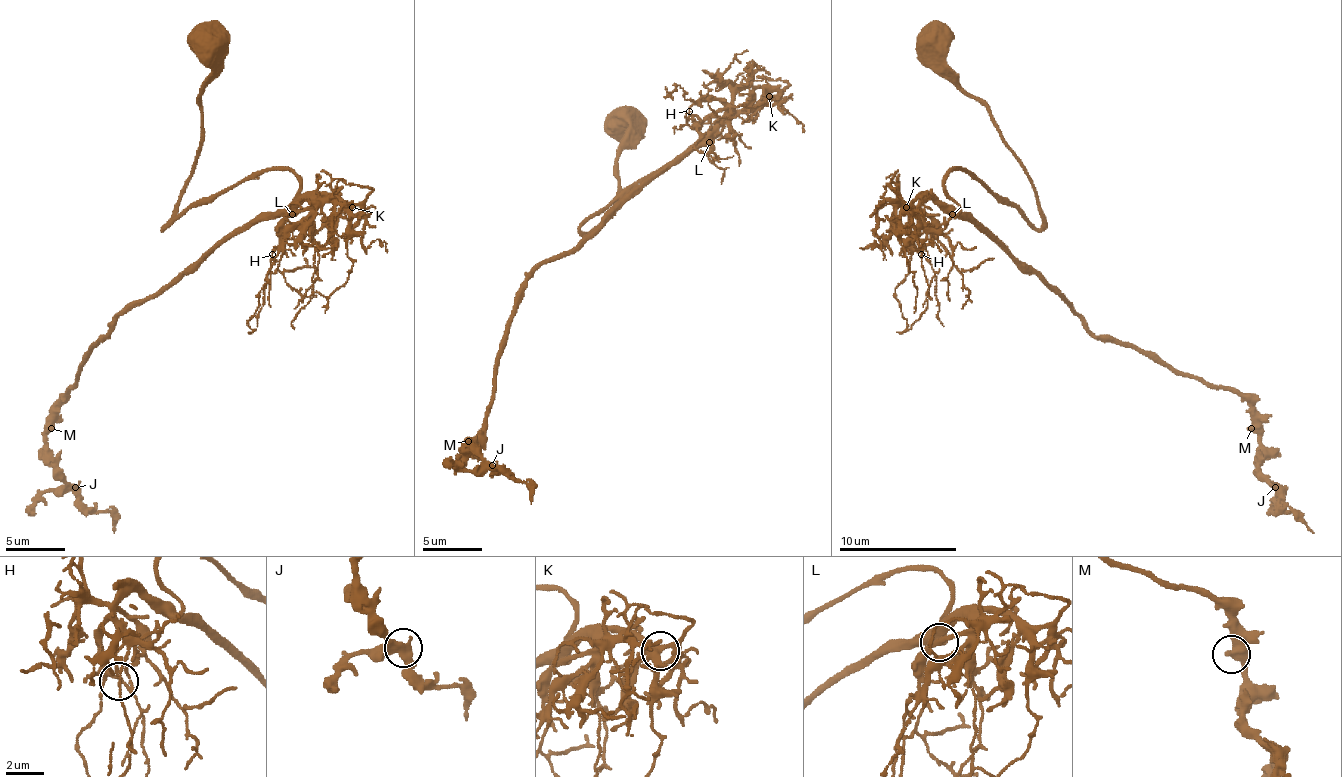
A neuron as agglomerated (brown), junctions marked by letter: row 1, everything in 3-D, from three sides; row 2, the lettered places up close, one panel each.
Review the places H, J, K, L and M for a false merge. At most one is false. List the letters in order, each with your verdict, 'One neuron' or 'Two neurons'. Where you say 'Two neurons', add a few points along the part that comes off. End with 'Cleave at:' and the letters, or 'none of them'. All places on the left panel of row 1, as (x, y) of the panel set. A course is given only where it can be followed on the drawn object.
H: One neuron
J: One neuron
K: One neuron
L: One neuron
M: One neuron
Cleave at: none of them

